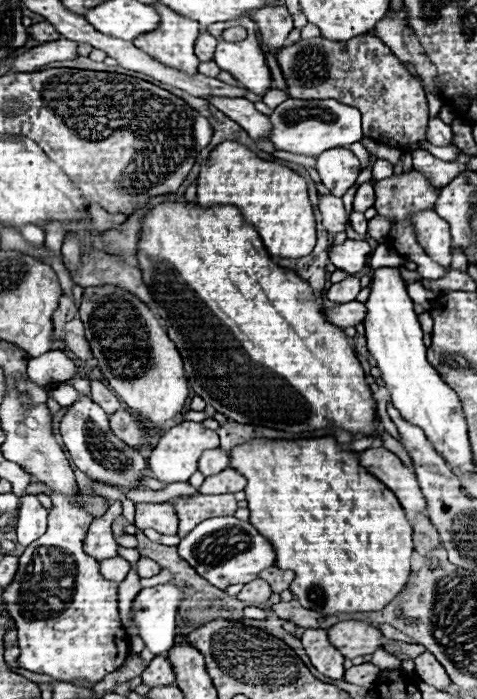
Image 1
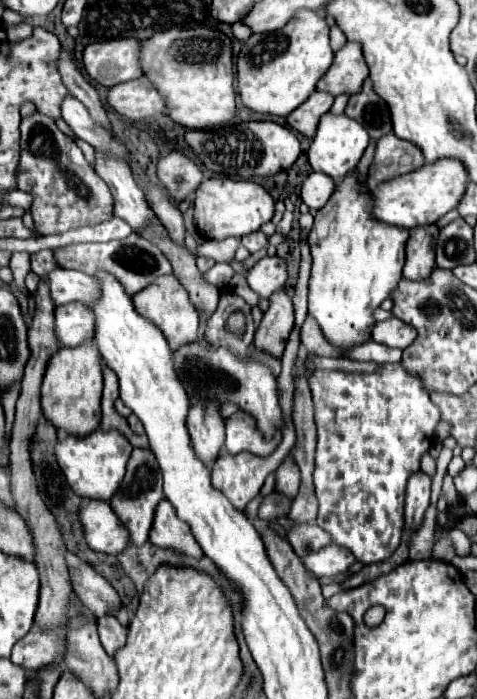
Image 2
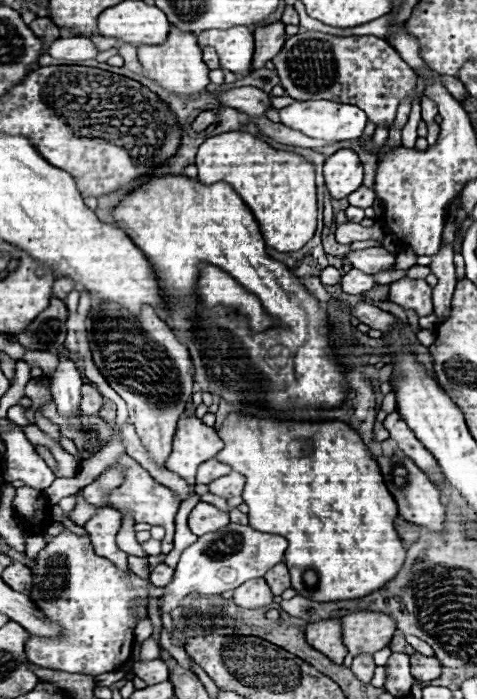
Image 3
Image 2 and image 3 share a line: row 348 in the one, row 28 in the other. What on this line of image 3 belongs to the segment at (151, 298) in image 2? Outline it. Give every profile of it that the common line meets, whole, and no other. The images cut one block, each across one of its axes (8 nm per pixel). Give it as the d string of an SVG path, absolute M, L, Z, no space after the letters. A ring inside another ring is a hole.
M170 28L168 40L160 46L138 46L138 60L148 72L148 78L158 82L162 88L174 92L176 96L196 96L206 92L210 80L208 80L208 68L202 62L202 48L196 42L196 34L180 32L178 28Z

